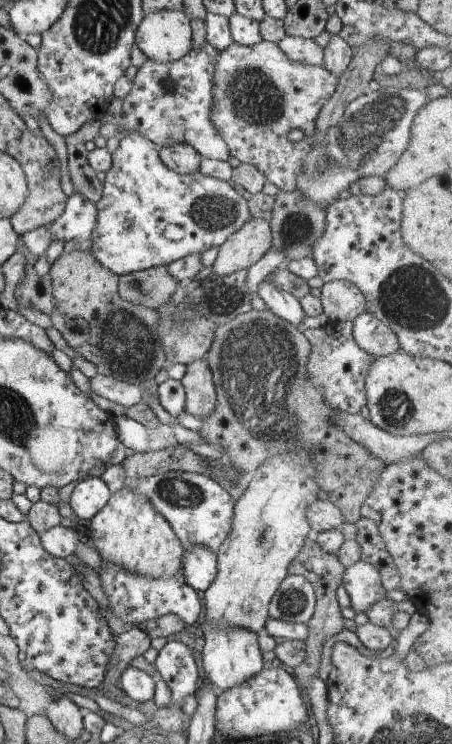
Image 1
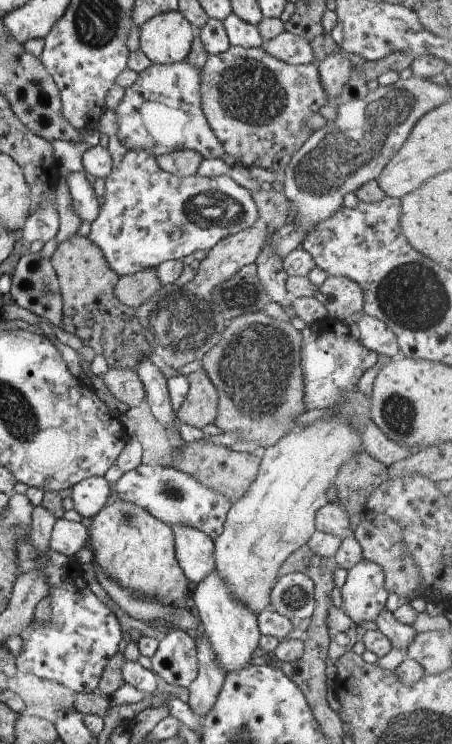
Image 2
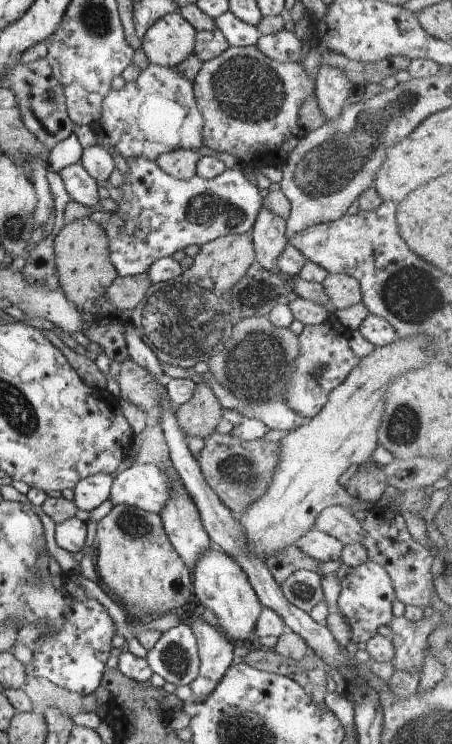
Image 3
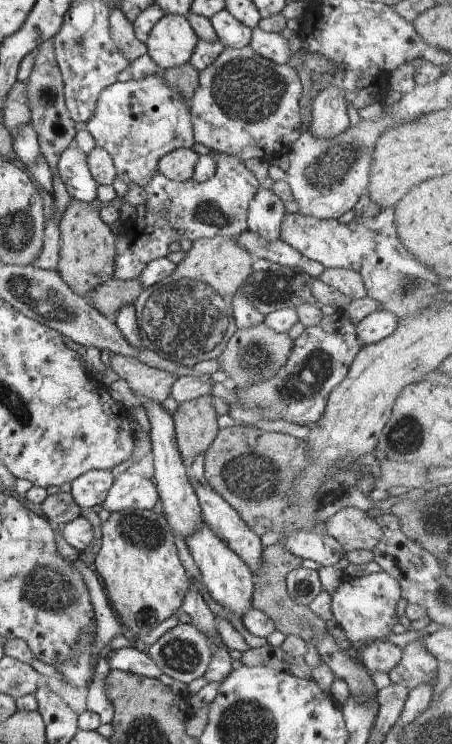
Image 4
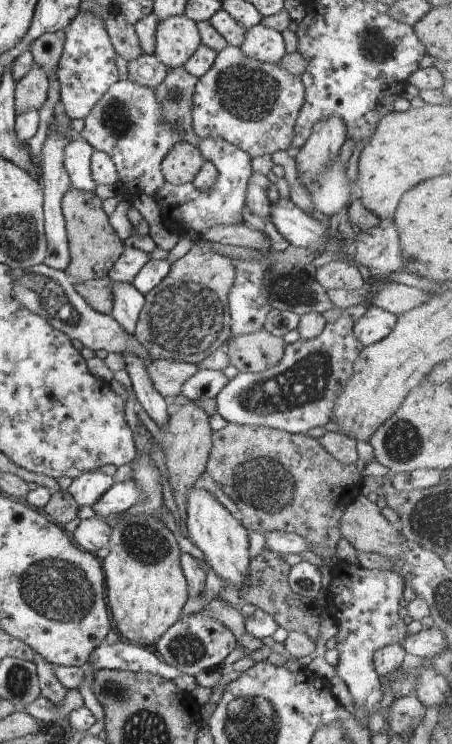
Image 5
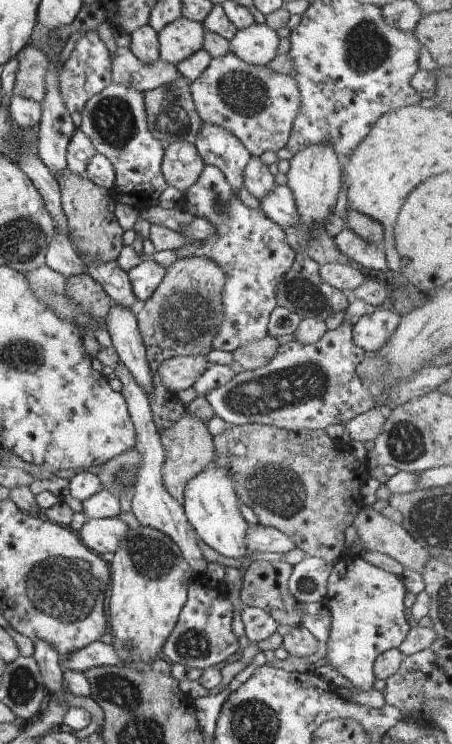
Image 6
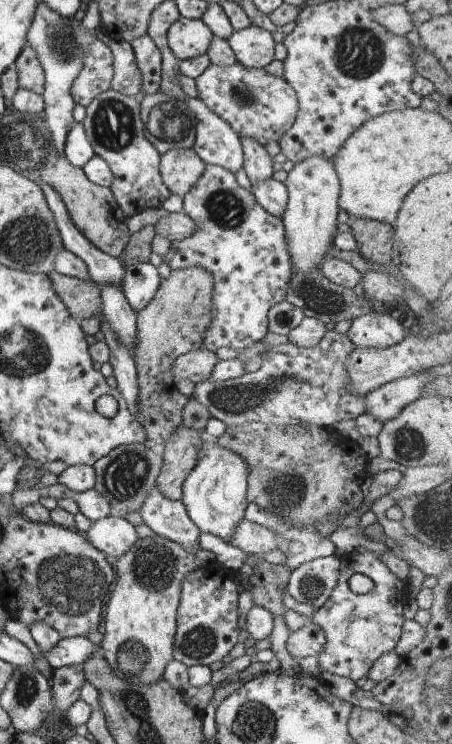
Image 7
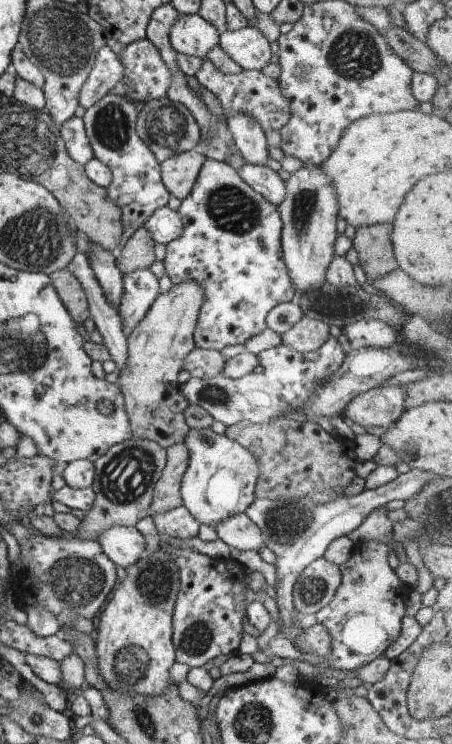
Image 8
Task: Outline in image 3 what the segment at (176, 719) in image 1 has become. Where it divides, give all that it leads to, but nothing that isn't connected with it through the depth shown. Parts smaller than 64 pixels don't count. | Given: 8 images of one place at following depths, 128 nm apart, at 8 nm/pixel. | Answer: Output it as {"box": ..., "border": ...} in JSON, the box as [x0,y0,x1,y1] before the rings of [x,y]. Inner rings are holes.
{"box":[145,621,201,685],"border":[[[182,621],[182,623],[162,633],[154,648],[147,652],[147,657],[145,658],[153,672],[162,676],[166,682],[172,682],[175,685],[190,685],[199,675],[201,665],[199,650],[194,636],[194,631],[186,621]]]}

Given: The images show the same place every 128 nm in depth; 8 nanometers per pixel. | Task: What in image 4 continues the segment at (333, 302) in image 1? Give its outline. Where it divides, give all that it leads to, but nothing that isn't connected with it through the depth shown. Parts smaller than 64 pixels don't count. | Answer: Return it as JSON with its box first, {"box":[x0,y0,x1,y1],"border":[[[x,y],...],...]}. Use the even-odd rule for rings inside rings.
{"box":[319,267,367,301],"border":[[[325,267],[319,279],[340,291],[346,296],[345,301],[354,300],[357,298],[364,298],[367,295],[365,284],[358,272],[344,267]]]}

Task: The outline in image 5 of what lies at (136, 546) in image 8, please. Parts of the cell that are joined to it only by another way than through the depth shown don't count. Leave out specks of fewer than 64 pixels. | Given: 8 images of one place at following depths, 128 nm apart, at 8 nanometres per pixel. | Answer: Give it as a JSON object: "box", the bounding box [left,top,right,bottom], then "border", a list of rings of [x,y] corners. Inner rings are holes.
{"box":[70,516,112,554],"border":[[[95,516],[82,519],[76,530],[70,534],[78,547],[96,554],[100,548],[107,546],[112,529],[101,517]]]}

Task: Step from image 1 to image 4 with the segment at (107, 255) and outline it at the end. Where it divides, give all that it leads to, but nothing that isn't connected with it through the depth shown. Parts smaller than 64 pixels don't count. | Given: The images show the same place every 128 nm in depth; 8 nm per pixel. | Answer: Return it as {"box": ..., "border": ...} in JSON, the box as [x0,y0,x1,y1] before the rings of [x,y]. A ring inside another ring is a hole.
{"box":[113,151,259,281],"border":[[[214,151],[213,155],[217,162],[216,174],[203,183],[193,178],[177,183],[158,172],[151,177],[144,187],[147,192],[145,206],[150,222],[147,228],[126,223],[126,231],[117,236],[113,270],[115,279],[131,281],[140,278],[149,262],[169,254],[170,243],[184,239],[194,242],[214,236],[228,238],[247,229],[248,209],[259,189],[258,180],[237,156],[222,151]]]}

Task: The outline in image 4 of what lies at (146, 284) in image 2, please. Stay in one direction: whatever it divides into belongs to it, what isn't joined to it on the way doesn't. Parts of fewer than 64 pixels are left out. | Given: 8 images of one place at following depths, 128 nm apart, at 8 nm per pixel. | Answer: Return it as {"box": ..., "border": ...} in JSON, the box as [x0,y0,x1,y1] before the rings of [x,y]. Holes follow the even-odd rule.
{"box":[86,278,144,317],"border":[[[109,278],[89,292],[86,300],[104,316],[114,317],[125,304],[134,303],[144,290],[140,279],[125,281]]]}

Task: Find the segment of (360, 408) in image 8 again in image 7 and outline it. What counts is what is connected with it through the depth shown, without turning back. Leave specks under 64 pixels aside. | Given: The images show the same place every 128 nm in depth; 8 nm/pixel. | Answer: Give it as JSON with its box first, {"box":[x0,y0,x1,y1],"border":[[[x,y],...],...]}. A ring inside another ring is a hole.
{"box":[364,374,434,423],"border":[[[416,374],[386,383],[365,395],[364,414],[372,415],[381,423],[396,418],[401,410],[421,397],[423,386],[434,374]]]}

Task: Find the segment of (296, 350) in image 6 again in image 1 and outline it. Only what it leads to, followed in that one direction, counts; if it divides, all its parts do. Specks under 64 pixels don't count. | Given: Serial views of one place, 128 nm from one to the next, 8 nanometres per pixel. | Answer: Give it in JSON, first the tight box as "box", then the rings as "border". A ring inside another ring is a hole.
{"box":[304,322,377,413],"border":[[[352,322],[332,323],[315,329],[306,329],[304,336],[310,341],[308,382],[320,388],[324,402],[334,411],[360,413],[366,404],[365,380],[377,357],[362,350],[352,335]]]}

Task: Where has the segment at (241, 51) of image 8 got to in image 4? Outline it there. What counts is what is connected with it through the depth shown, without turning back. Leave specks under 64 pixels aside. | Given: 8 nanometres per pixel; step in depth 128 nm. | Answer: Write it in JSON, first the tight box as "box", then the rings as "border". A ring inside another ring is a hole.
{"box":[250,27,292,64],"border":[[[259,27],[252,29],[250,48],[276,64],[288,63],[292,53],[288,41],[281,33],[263,31]]]}

